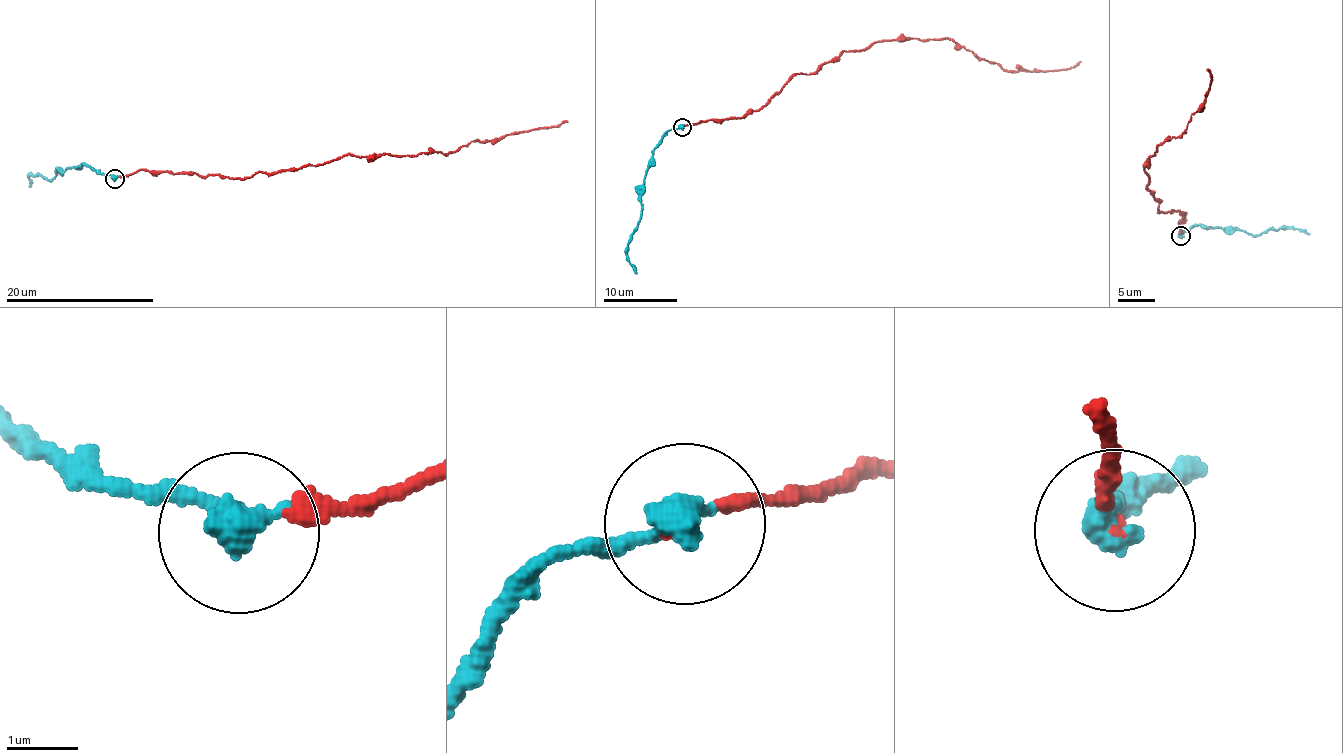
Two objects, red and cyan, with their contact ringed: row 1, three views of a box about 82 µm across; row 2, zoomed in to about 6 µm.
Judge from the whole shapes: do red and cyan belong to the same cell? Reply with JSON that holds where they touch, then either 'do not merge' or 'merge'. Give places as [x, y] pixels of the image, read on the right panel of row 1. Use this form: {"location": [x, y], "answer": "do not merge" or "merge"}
{"location": [1181, 236], "answer": "do not merge"}

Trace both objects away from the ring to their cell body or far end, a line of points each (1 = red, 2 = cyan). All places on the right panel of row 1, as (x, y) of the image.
1: (1180, 235), (1186, 214), (1159, 211), (1161, 200), (1149, 191), (1143, 168), (1204, 105), (1213, 78), (1206, 71)
2: (1180, 235), (1199, 225), (1260, 236), (1278, 227), (1294, 228), (1309, 235)

